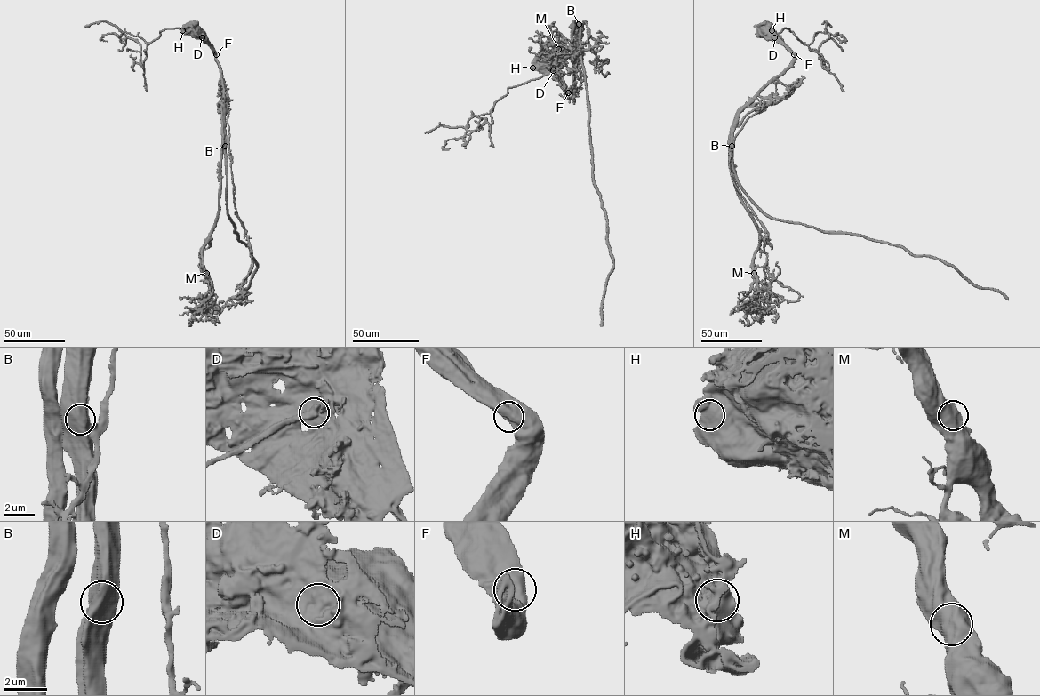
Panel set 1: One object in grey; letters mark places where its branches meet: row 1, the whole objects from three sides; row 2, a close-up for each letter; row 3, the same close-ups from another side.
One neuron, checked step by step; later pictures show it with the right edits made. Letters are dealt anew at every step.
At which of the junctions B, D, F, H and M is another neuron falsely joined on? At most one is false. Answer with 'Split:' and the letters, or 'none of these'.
Split: D

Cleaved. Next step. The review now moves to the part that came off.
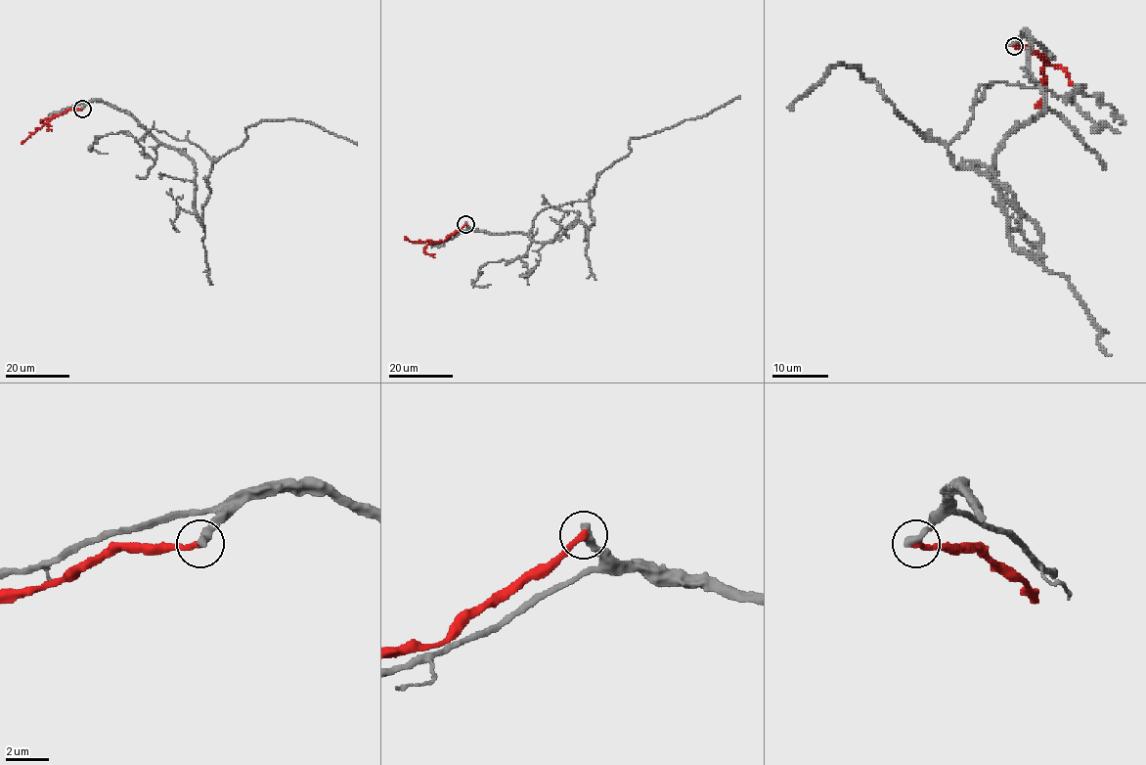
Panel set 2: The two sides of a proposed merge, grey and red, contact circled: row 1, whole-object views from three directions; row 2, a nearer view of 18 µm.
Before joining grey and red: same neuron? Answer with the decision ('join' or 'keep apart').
keep apart

